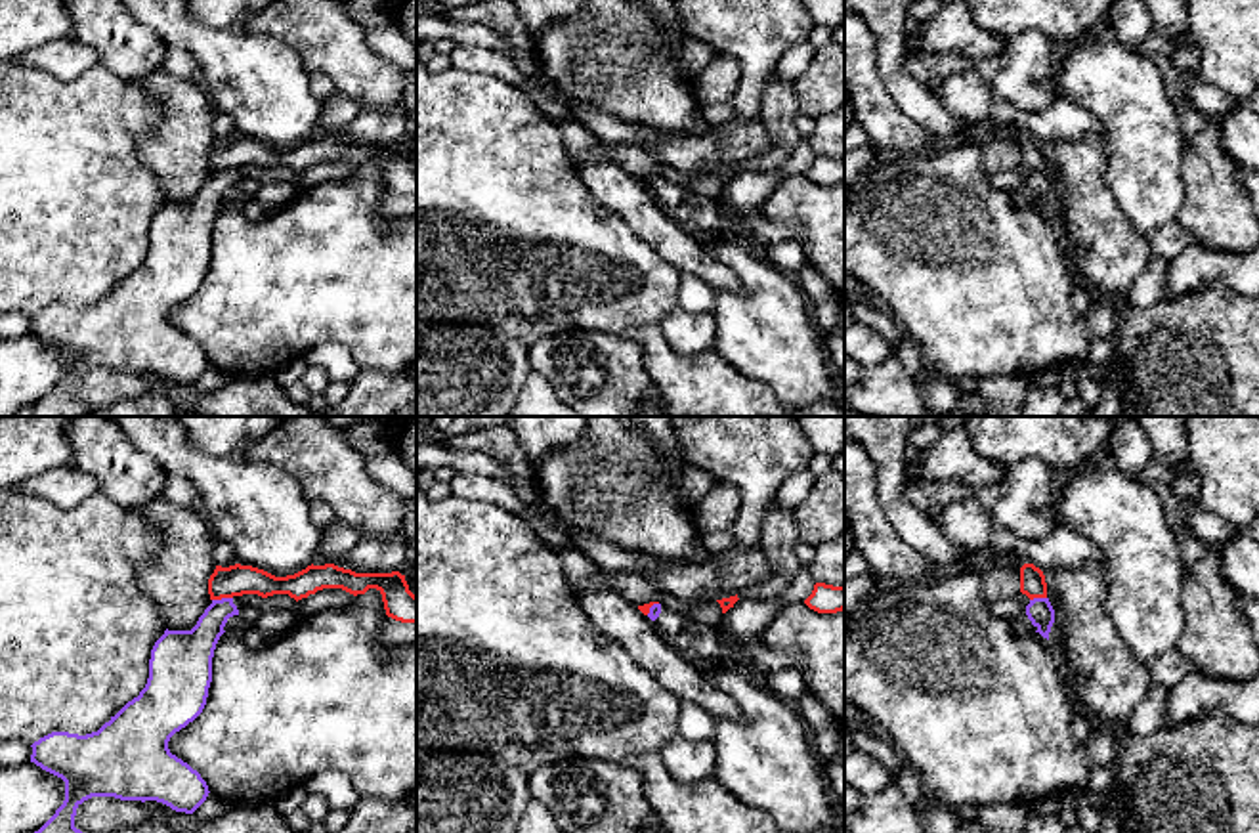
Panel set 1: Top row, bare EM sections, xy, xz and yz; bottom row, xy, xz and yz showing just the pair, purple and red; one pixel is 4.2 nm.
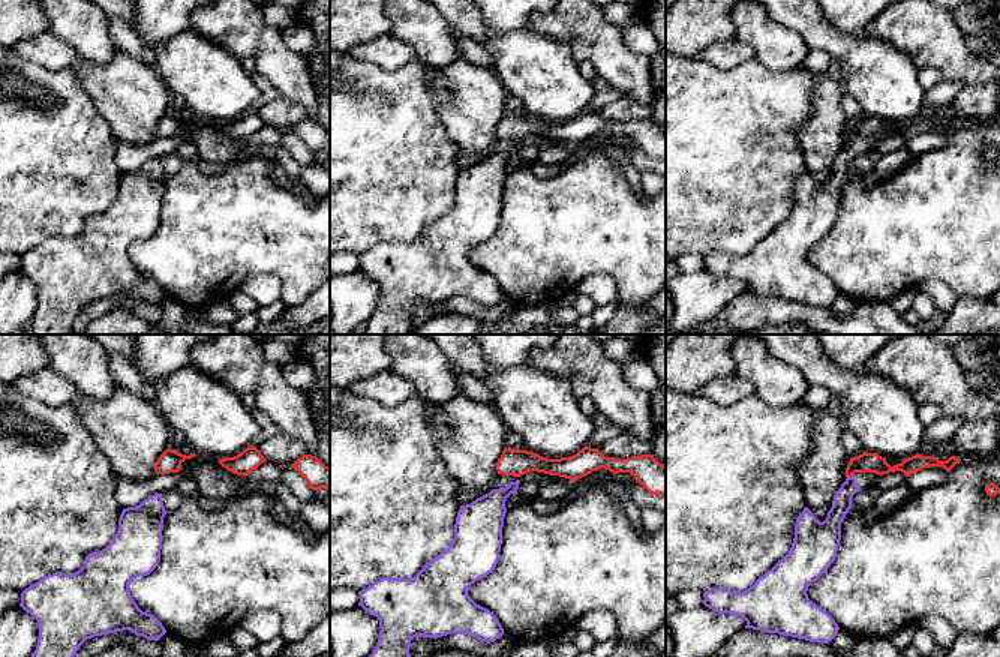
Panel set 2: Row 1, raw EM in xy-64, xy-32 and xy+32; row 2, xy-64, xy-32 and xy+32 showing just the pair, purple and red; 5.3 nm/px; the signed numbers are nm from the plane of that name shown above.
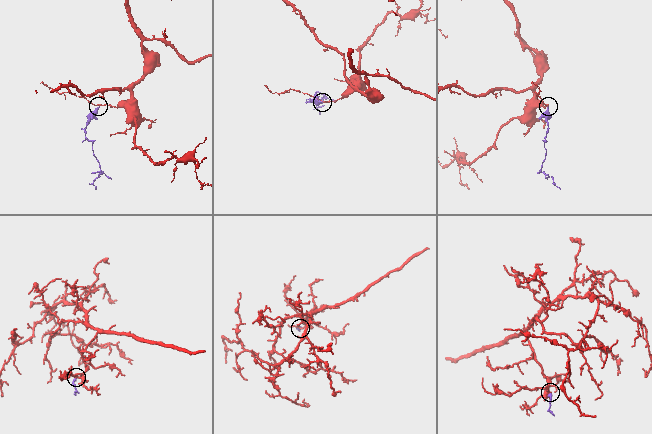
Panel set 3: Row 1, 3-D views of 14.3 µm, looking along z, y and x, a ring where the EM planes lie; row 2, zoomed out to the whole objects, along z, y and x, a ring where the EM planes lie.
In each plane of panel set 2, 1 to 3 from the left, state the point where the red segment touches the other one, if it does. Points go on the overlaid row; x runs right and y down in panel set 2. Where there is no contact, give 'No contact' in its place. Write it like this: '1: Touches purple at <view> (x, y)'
1: No contact
2: No contact
3: Touches purple at xy+32 (852, 476)

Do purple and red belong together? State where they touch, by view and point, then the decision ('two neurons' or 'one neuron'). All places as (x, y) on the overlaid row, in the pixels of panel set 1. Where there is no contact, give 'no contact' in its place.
contact xy (222, 598); two neurons

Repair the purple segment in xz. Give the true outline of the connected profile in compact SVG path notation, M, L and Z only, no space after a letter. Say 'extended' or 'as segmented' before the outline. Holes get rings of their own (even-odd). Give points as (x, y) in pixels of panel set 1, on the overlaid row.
extended; M653 604L648 617L671 646L699 665L711 665L724 651L739 648L739 642L722 640L722 627L694 621L661 604Z

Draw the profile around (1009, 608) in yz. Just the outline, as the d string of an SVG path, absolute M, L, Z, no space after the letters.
M1014 598L990 602L990 609L993 615L997 615L1005 621L1026 615L1026 608L1020 606Z

